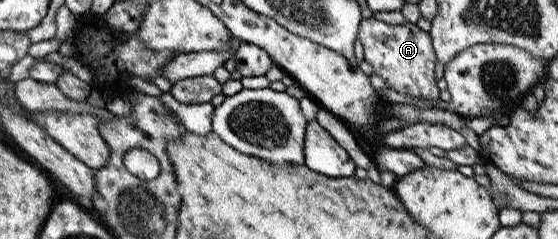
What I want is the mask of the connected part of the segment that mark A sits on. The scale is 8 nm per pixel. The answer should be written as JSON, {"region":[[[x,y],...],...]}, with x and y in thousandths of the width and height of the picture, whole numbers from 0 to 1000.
{"region":[[[665,67],[647,88],[640,163],[651,197],[652,255],[668,280],[668,305],[690,331],[695,368],[738,406],[789,414],[789,377],[778,335],[785,247],[767,134],[735,92],[699,105]]]}

